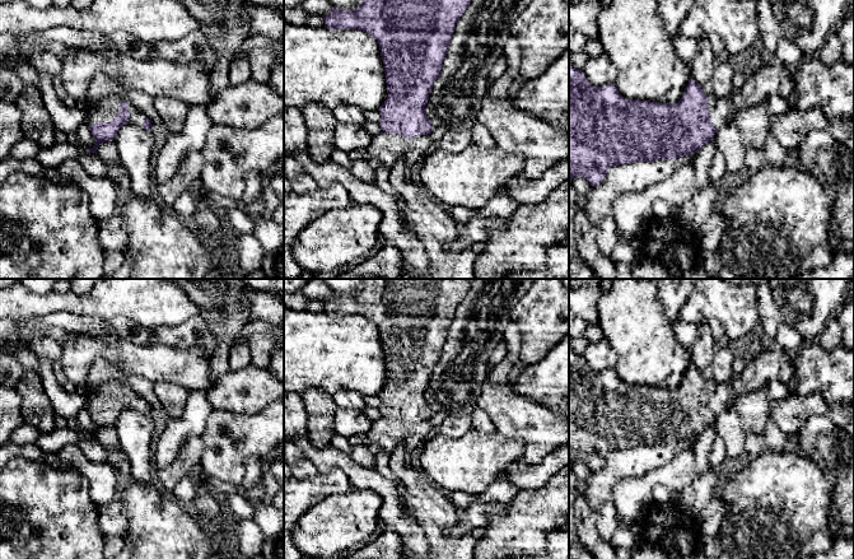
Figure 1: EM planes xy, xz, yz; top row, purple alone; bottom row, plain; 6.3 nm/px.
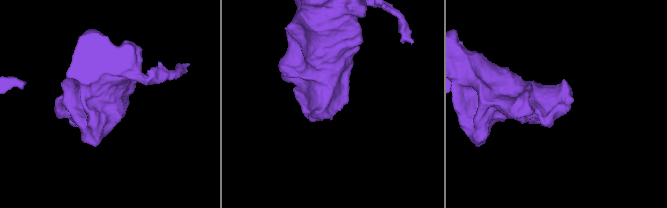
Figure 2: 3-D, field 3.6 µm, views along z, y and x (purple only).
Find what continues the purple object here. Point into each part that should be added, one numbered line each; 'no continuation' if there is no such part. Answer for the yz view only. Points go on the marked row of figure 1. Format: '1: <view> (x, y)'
1: yz (773, 78)

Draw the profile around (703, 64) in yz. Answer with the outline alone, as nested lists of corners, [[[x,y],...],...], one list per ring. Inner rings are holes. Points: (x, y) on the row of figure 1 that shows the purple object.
[[[705,37],[696,39],[696,52],[692,60],[691,78],[701,87],[711,79],[714,53]]]

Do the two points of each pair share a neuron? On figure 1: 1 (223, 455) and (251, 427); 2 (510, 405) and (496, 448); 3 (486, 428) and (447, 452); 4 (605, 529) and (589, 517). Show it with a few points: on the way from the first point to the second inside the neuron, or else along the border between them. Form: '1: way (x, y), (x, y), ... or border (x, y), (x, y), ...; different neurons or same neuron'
1: way (233, 450), (244, 445), (247, 437); same neuron
2: border (496, 431), (514, 437), (521, 443), (519, 459); different neurons
3: border (472, 428), (482, 433), (495, 432); different neurons
4: border (594, 513), (596, 531), (608, 541); different neurons

